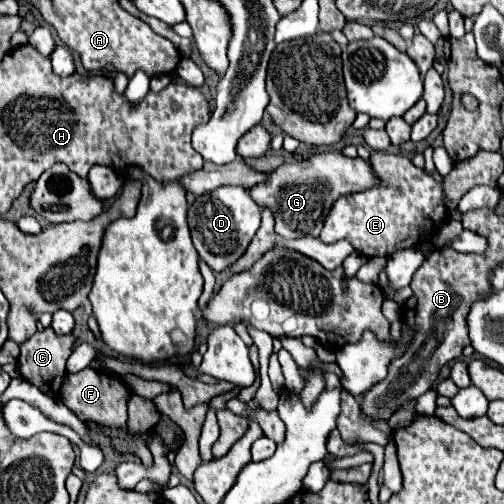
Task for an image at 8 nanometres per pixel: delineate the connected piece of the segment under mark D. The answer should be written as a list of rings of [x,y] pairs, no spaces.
[[[220,187],[212,193],[196,197],[188,209],[188,225],[192,231],[194,247],[200,259],[212,271],[230,269],[250,245],[260,227],[260,207],[252,201],[250,193],[242,187]]]

